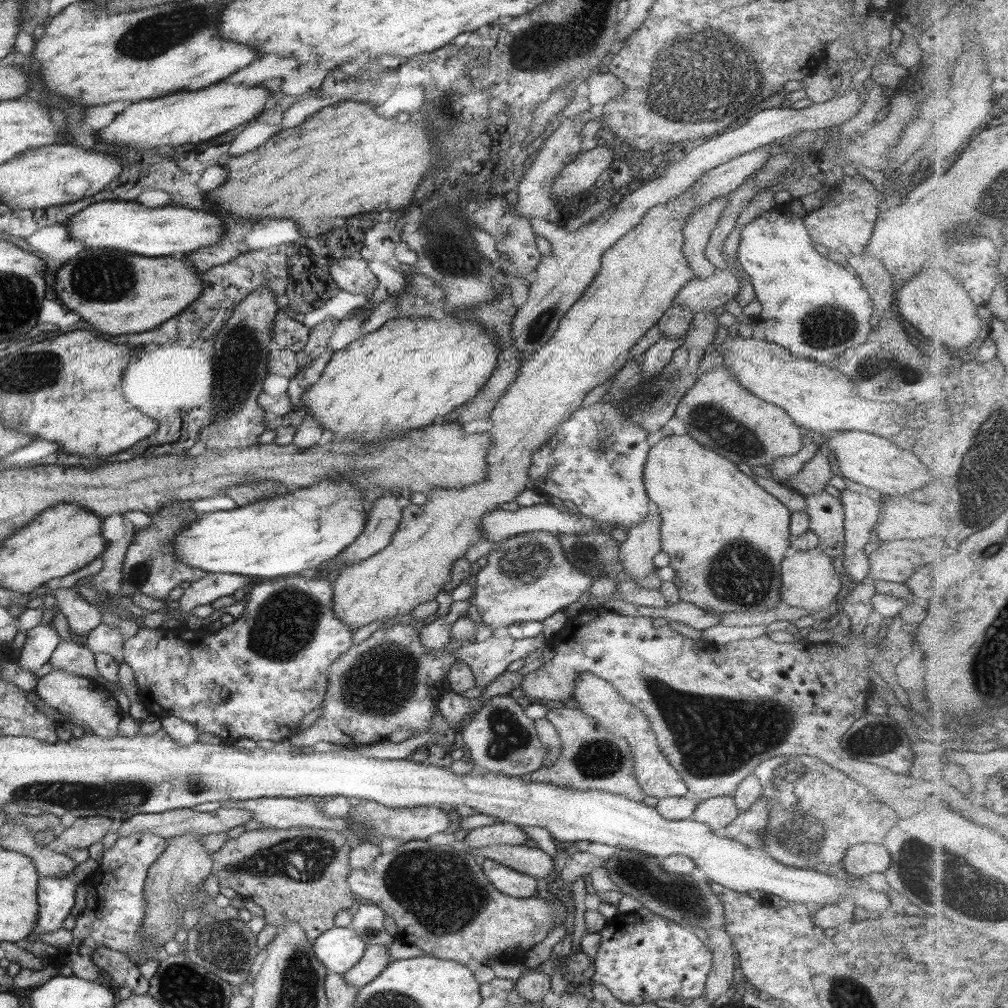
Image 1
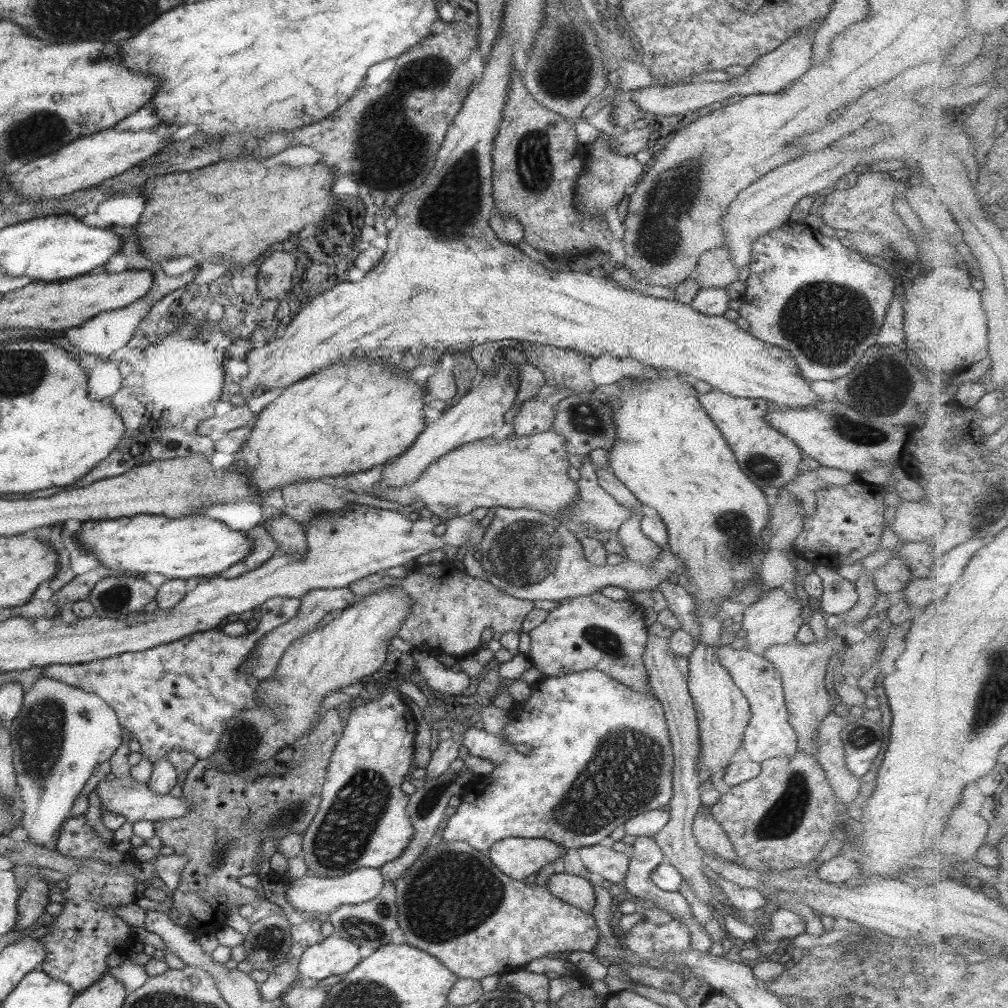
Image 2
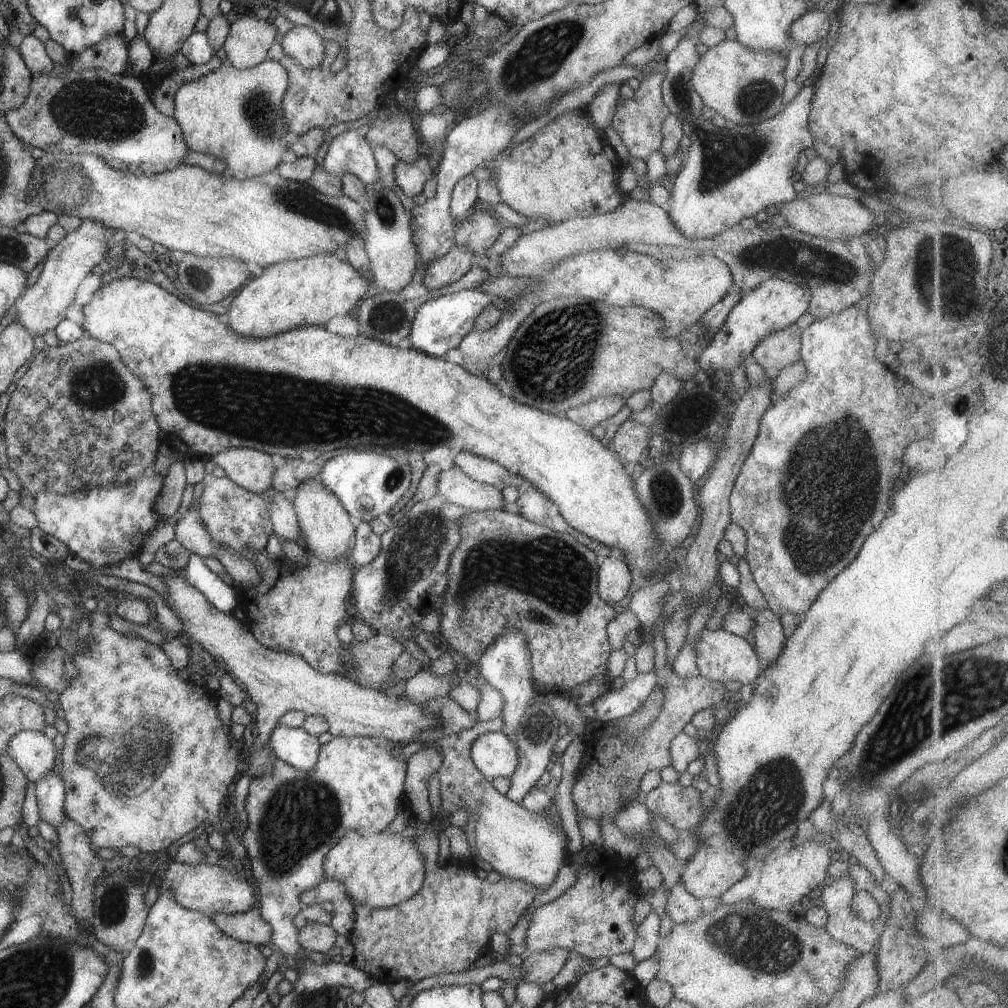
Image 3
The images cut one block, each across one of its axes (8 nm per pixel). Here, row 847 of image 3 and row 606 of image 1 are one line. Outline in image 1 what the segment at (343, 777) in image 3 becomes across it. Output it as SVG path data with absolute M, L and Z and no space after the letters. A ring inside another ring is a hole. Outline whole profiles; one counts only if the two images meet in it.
M317 574L316 577L310 579L297 575L286 575L285 577L277 577L275 582L253 585L253 588L246 594L243 614L231 624L223 625L212 634L203 630L188 634L184 627L171 630L139 627L135 636L131 636L123 642L123 649L121 649L123 663L127 664L133 671L133 678L138 690L138 702L141 702L150 713L177 717L193 724L198 733L209 732L209 734L215 734L221 740L235 741L240 738L251 738L255 742L257 740L272 740L275 743L283 739L289 740L298 732L298 724L302 716L305 716L311 710L315 710L315 708L320 708L327 686L327 667L331 665L333 660L347 652L347 649L352 645L351 636L353 636L354 629L342 624L331 611L332 583L329 583L327 578L327 576L321 574Z

